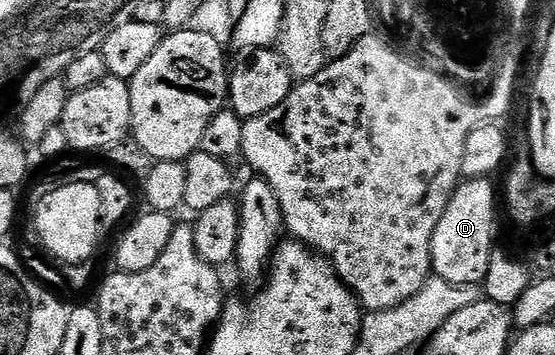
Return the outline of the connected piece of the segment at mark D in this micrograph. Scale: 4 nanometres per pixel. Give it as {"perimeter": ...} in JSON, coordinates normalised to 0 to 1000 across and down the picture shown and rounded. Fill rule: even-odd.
{"perimeter":[[[849,499],[832,507],[823,535],[805,572],[805,594],[798,594],[798,617],[791,617],[791,639],[784,639],[784,662],[777,673],[778,766],[796,780],[805,797],[822,803],[867,803],[872,794],[885,718],[892,707],[888,665],[895,656],[895,589],[899,600],[899,544],[888,535],[881,499]]]}

